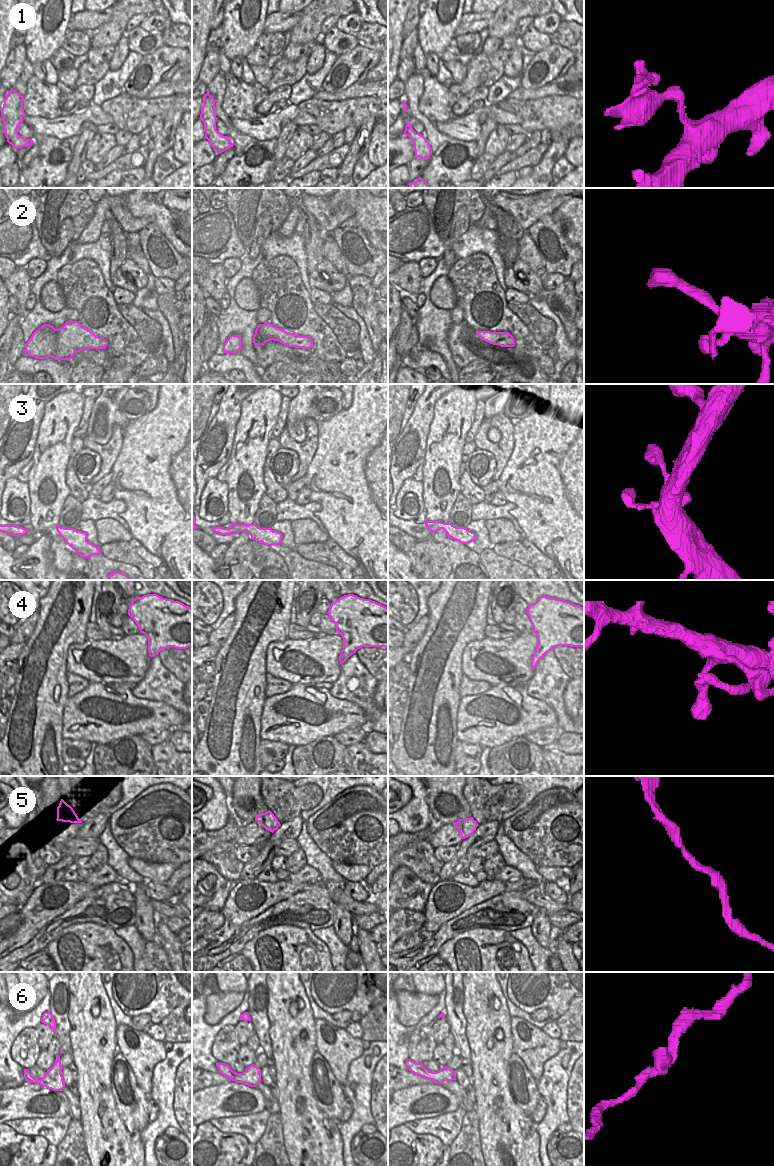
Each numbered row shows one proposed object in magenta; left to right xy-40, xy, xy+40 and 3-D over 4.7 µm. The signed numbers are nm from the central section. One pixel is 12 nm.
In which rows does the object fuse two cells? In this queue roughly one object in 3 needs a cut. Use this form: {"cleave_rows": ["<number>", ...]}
{"cleave_rows": ["1"]}

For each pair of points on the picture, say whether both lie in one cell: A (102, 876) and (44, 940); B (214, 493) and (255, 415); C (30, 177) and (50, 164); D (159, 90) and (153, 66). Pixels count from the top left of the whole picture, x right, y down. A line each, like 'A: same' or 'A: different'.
A: different
B: different
C: same
D: different

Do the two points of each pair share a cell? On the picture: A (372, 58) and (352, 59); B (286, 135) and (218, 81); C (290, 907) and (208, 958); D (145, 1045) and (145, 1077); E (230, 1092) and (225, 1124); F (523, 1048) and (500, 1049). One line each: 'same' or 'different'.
A: same
B: different
C: same
D: same
E: different
F: different

